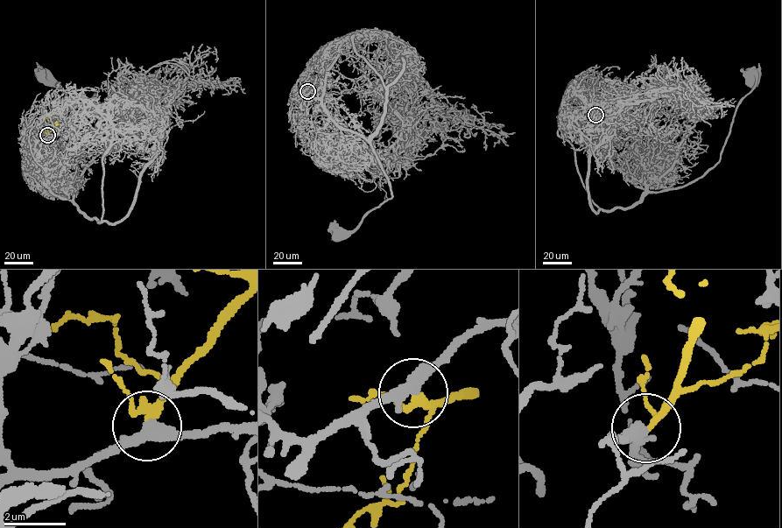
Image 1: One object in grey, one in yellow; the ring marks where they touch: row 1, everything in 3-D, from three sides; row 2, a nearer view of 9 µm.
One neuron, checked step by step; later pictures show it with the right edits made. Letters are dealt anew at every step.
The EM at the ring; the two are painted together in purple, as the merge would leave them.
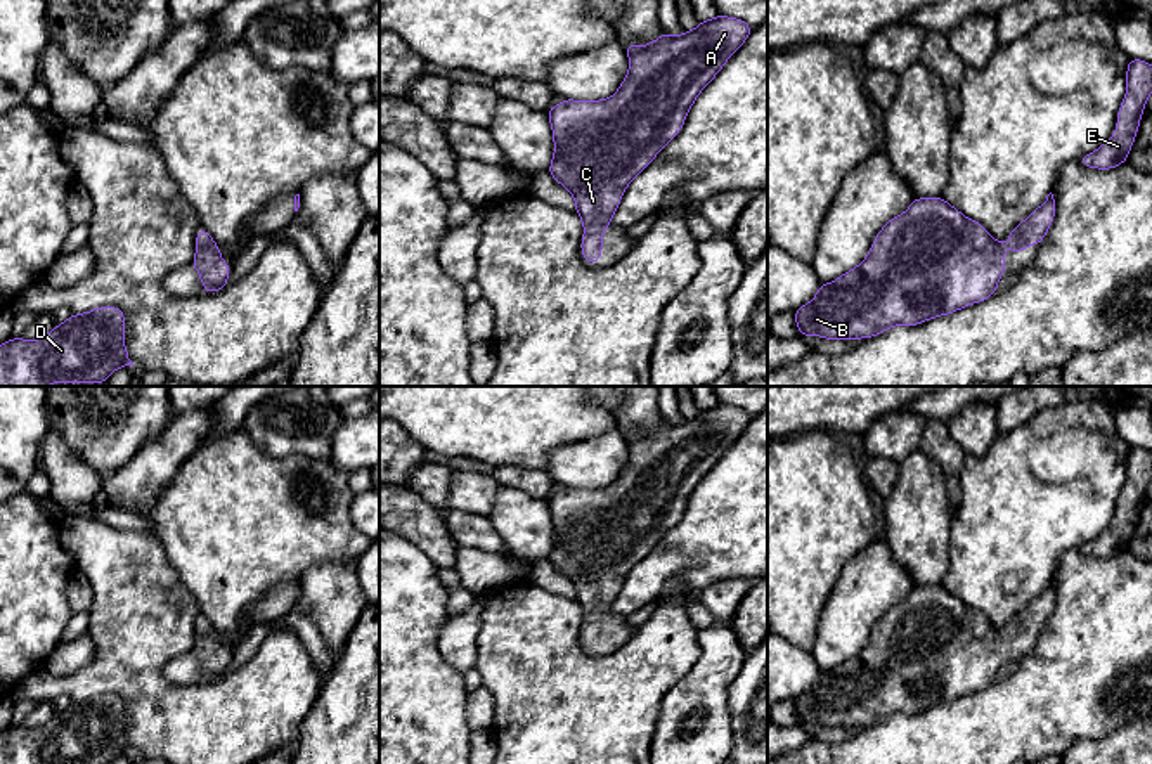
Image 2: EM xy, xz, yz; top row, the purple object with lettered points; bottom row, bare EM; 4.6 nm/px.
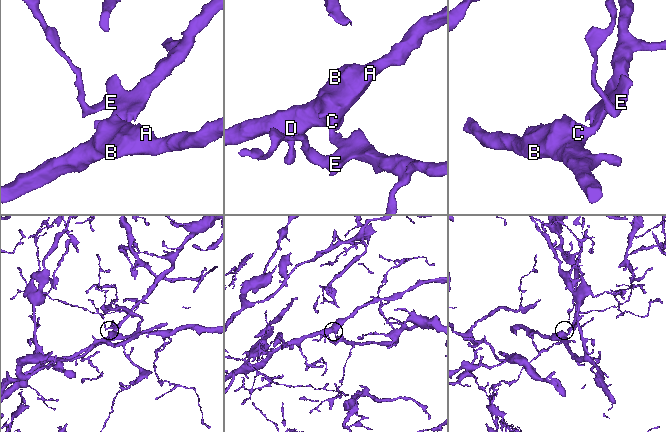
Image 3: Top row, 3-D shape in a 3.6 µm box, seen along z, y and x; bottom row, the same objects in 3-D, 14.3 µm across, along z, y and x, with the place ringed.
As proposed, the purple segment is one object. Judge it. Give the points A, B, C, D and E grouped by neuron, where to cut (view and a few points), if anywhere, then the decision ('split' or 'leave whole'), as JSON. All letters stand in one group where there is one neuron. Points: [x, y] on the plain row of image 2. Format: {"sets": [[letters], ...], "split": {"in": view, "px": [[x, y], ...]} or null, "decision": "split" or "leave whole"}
{"sets": [["A", "B", "C", "D", "E"]], "split": null, "decision": "leave whole"}

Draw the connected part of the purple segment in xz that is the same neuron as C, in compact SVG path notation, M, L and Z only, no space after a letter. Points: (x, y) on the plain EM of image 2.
M719 402L700 409L693 419L683 419L679 424L662 419L648 433L624 433L629 459L612 485L563 487L547 497L554 530L547 560L575 587L575 601L584 613L580 639L586 651L599 650L601 624L612 613L629 572L650 554L667 530L677 525L696 485L747 430L752 418L740 405Z

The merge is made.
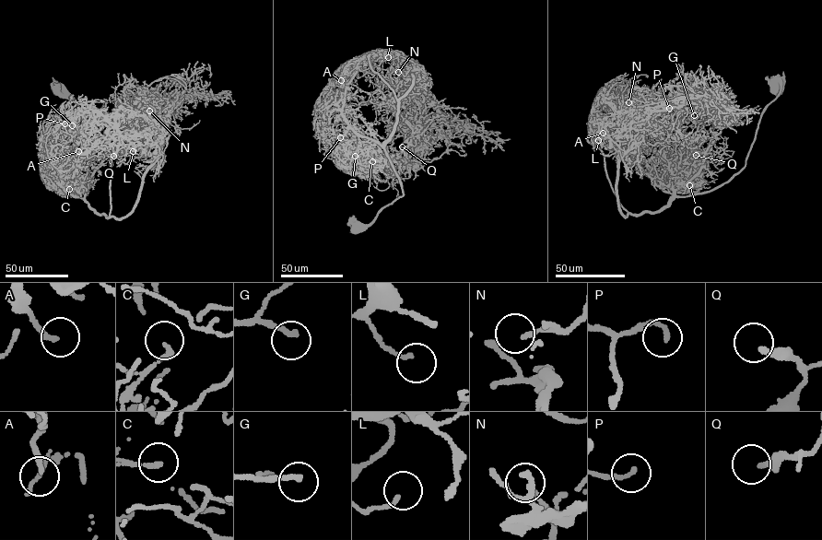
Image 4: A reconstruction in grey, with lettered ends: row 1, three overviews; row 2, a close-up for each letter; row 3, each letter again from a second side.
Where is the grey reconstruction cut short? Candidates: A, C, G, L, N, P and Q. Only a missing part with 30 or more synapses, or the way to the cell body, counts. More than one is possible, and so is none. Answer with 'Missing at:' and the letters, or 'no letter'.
Missing at: G, Q

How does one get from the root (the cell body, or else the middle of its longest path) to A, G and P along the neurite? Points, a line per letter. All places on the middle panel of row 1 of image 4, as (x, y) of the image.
A: (358, 229), (404, 191), (385, 150), (345, 118), (346, 85), (340, 76), (341, 80)
G: (358, 229), (402, 196), (404, 191), (382, 145), (351, 146), (327, 124), (327, 142), (355, 156)
P: (358, 229), (404, 191), (382, 145), (346, 146), (345, 153), (330, 154), (334, 136), (340, 137)

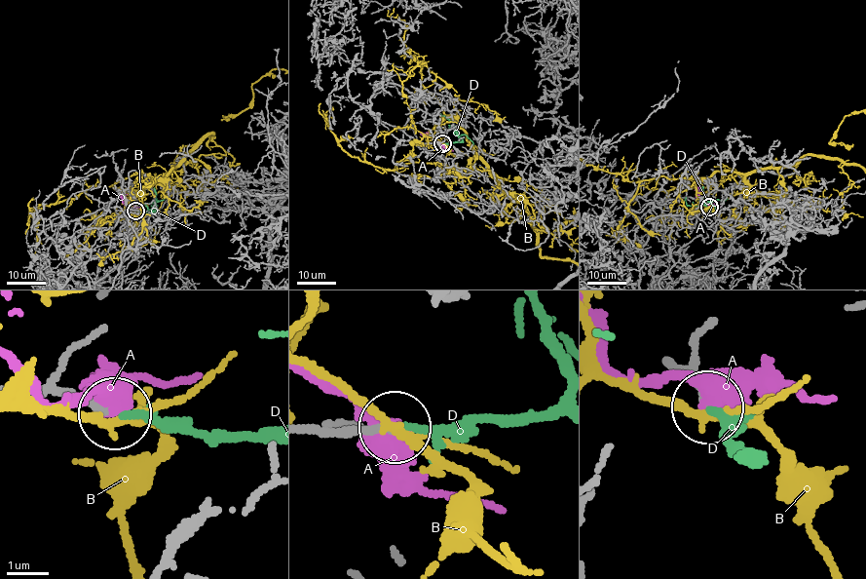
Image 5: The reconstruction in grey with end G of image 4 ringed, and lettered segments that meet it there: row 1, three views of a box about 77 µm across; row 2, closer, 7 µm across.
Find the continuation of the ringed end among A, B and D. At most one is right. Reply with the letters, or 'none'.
D

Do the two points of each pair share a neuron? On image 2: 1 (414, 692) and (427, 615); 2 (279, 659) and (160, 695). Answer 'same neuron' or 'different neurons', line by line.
1: same neuron
2: same neuron

